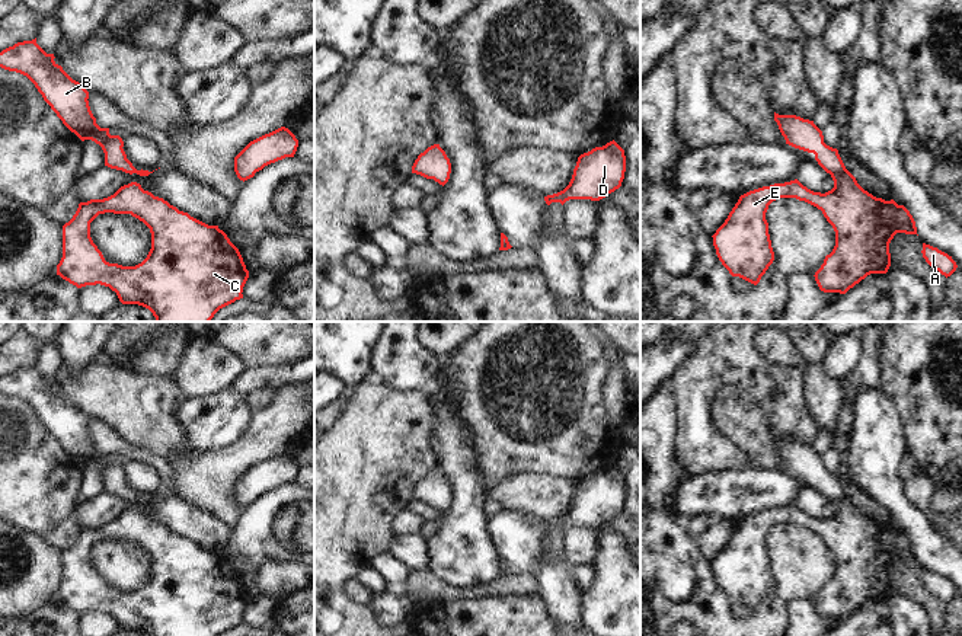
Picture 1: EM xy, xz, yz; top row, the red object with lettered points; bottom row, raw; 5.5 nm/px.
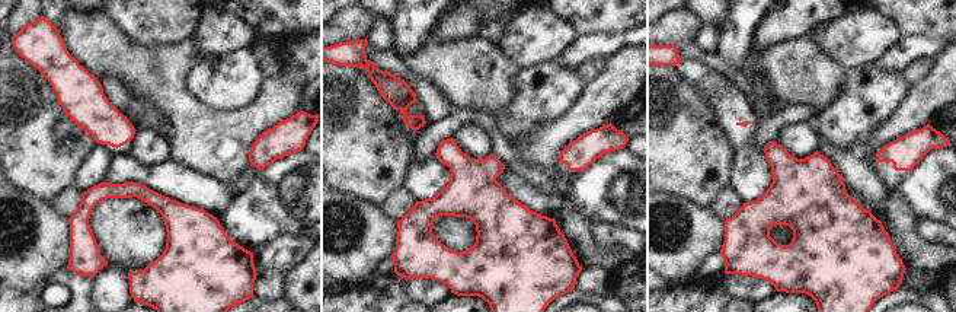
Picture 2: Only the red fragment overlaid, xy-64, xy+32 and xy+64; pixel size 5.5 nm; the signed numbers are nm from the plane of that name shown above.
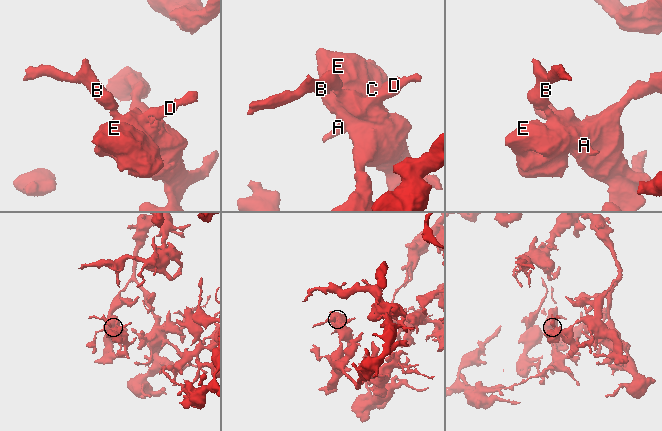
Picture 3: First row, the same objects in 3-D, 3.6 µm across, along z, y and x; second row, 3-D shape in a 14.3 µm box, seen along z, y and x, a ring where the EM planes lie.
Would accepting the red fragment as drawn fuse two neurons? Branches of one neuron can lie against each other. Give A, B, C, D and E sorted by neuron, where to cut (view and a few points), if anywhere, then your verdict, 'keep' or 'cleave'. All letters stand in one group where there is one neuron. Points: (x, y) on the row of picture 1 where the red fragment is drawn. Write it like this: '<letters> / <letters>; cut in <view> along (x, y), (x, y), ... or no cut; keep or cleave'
A B C D E; no cut; keep

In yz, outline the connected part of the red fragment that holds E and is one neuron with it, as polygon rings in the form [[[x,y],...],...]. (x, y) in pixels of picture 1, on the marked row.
[[[776,112],[774,121],[786,144],[815,154],[818,164],[831,175],[834,188],[825,194],[814,192],[795,179],[741,195],[725,223],[712,236],[722,265],[732,277],[739,277],[757,285],[774,261],[768,223],[766,220],[768,205],[779,198],[796,198],[821,210],[835,231],[835,246],[814,275],[821,291],[846,294],[867,275],[886,274],[891,266],[889,243],[894,236],[897,233],[917,234],[915,221],[910,211],[894,199],[885,201],[864,191],[846,169],[838,150],[824,143],[822,131],[814,121],[796,115],[779,115]]]

